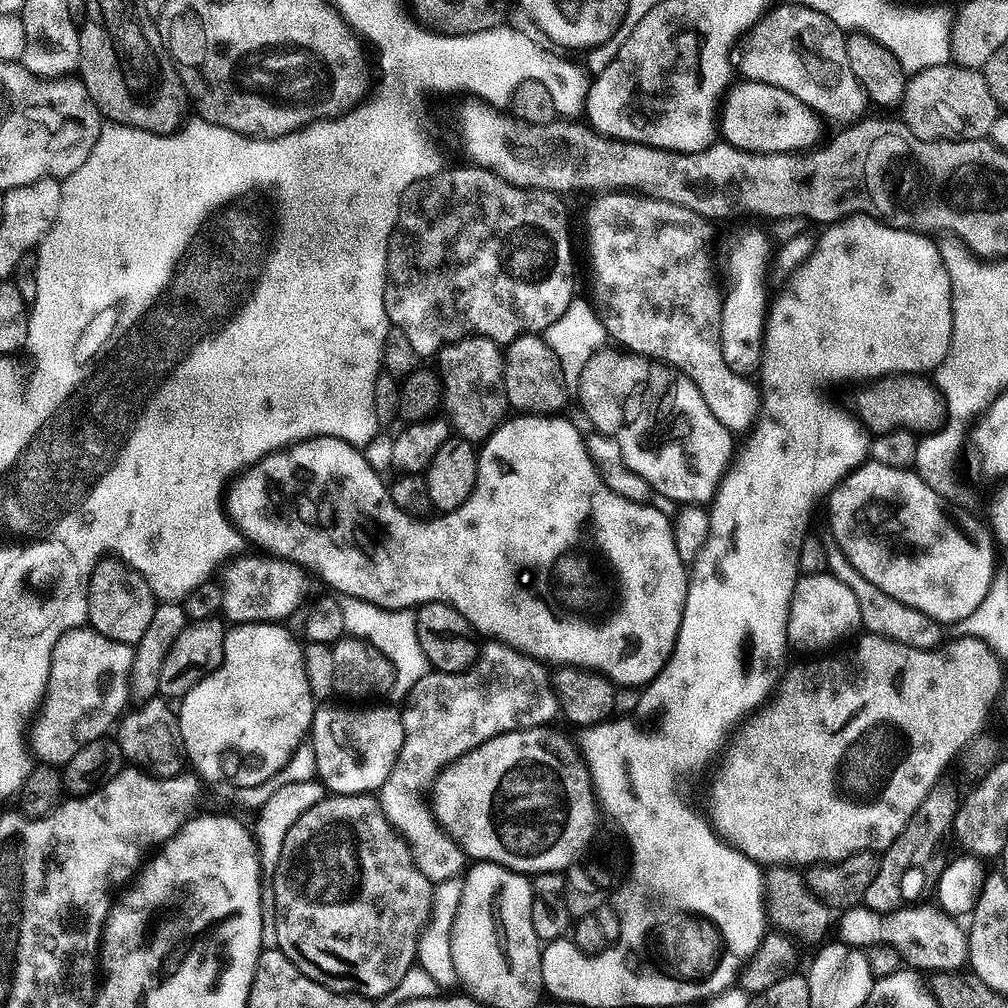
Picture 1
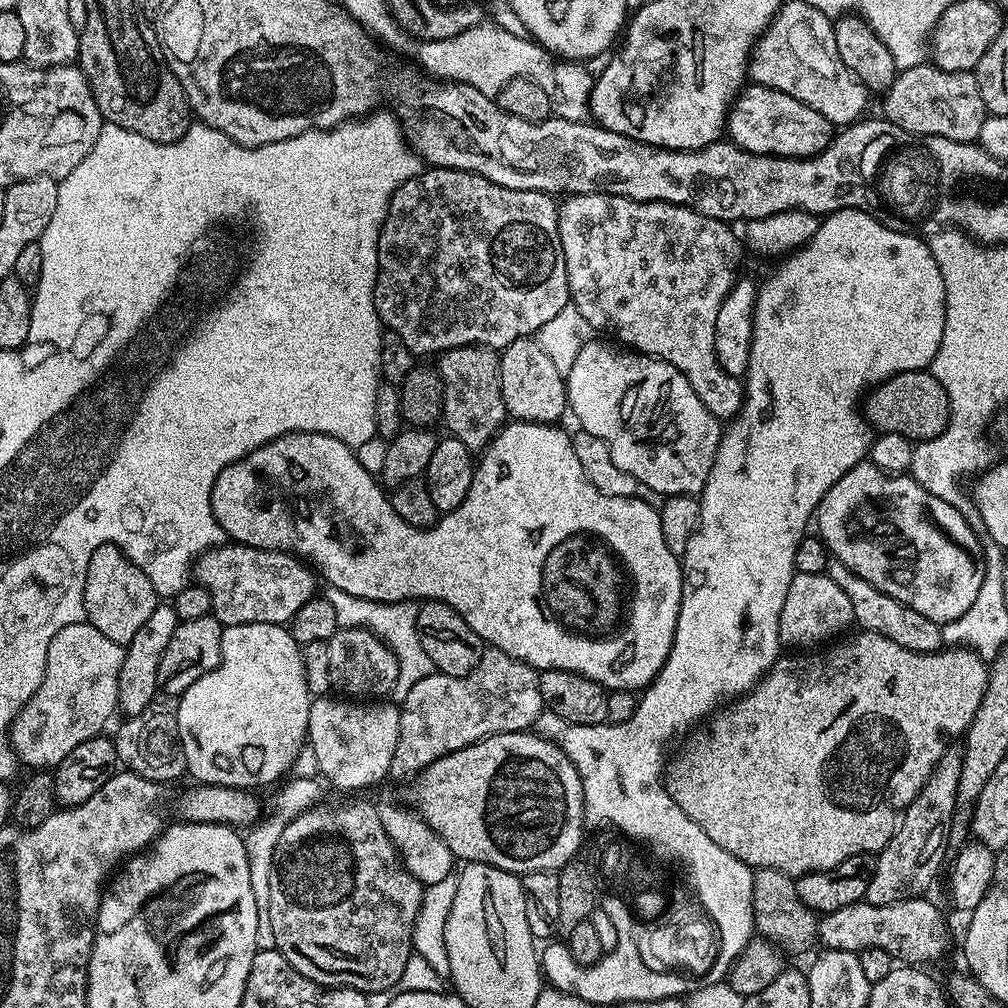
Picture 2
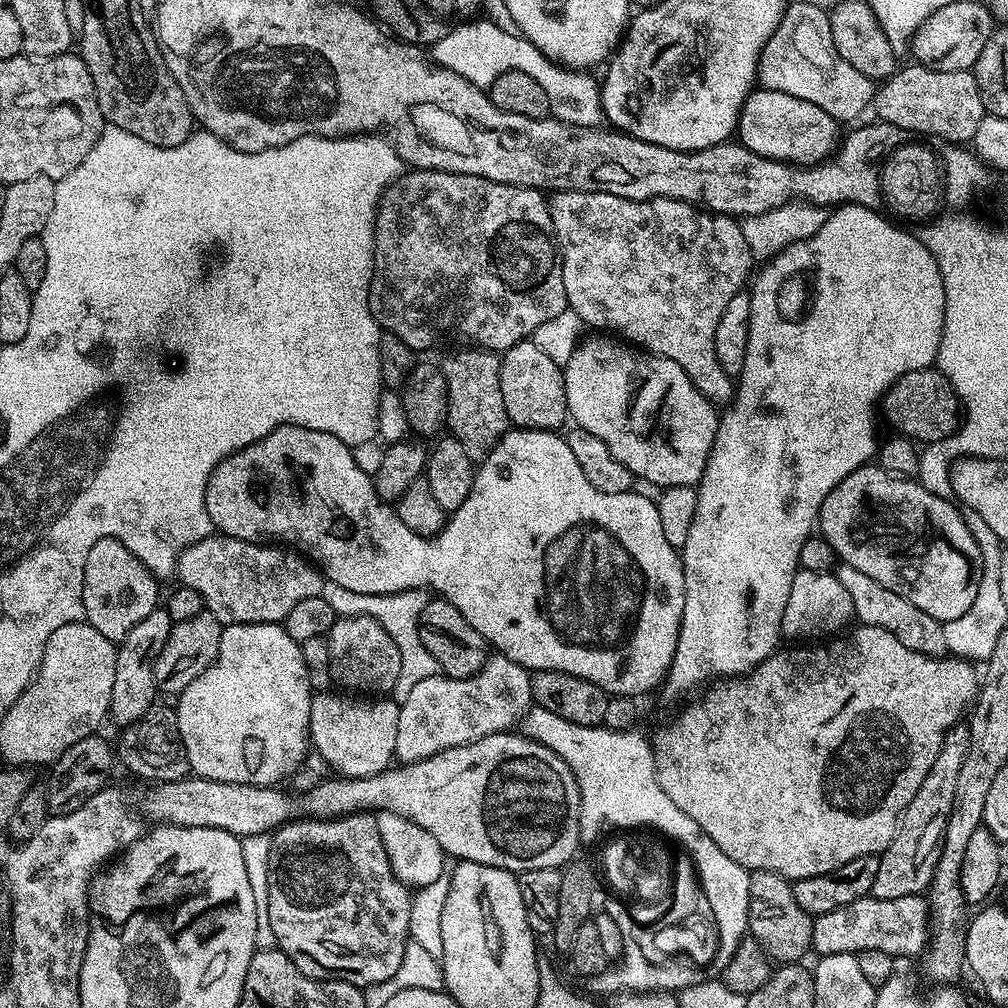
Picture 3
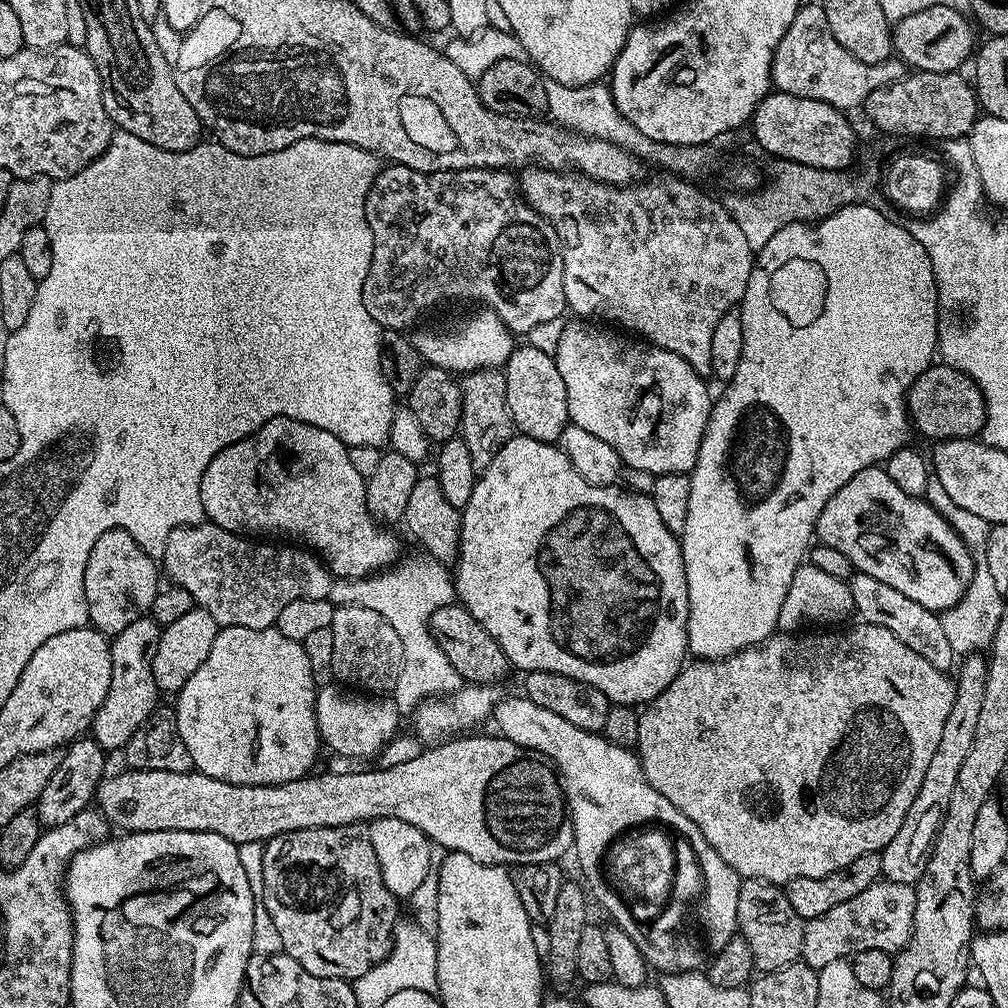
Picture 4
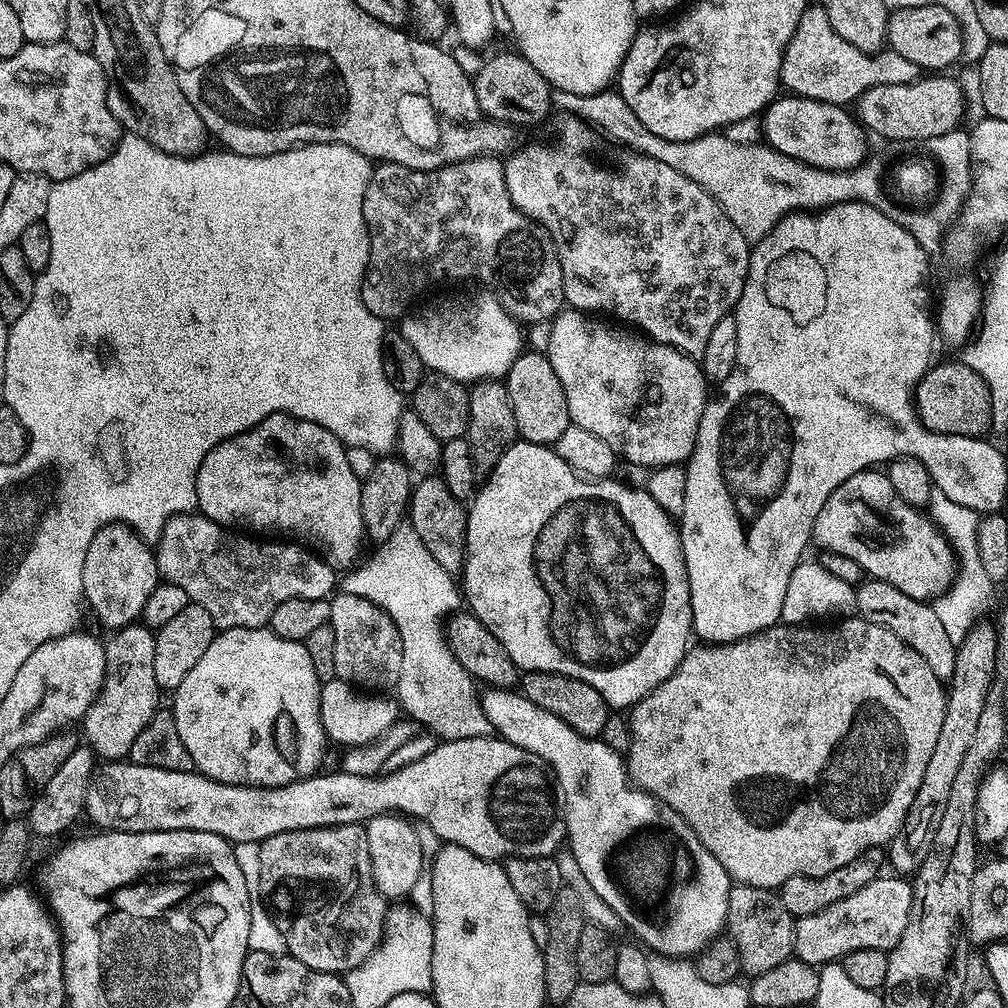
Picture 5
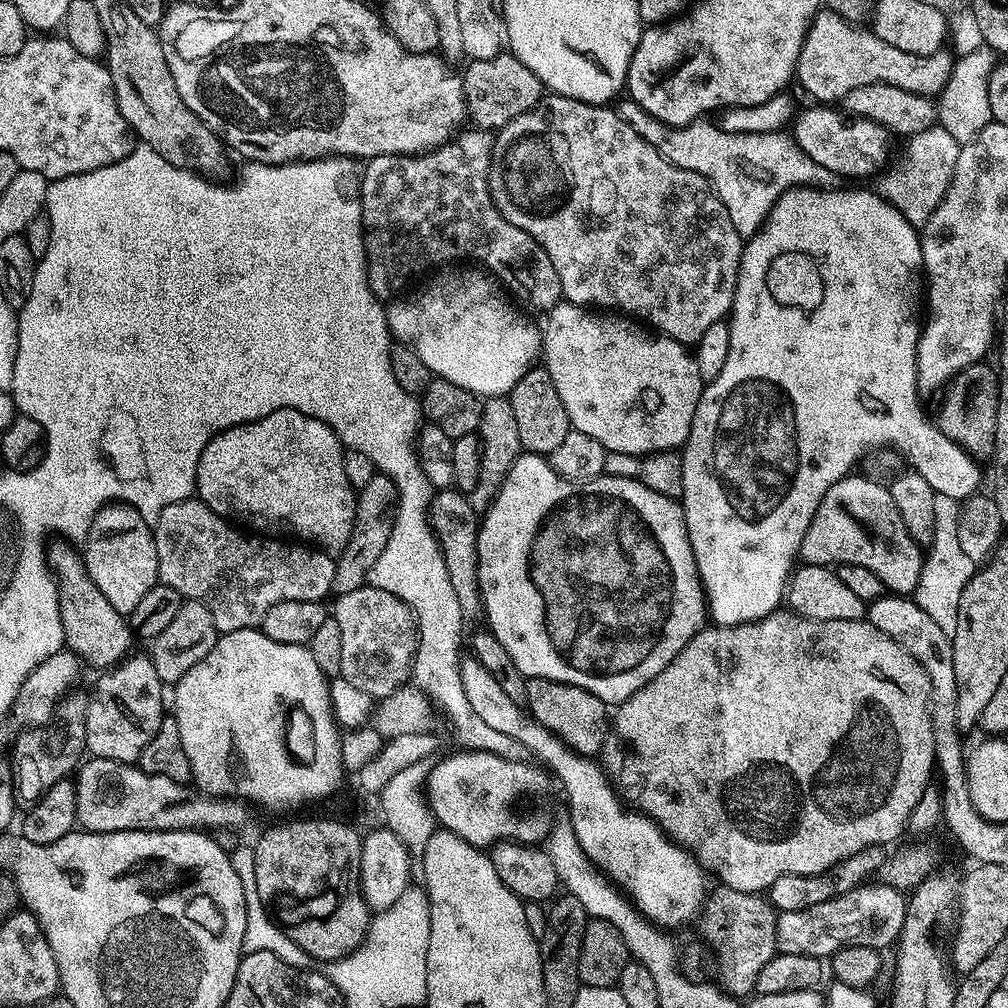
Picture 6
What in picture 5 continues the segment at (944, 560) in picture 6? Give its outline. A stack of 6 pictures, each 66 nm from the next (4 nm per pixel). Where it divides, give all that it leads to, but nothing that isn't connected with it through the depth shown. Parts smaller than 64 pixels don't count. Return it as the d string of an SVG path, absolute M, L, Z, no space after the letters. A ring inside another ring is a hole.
M944 506L937 516L934 516L934 523L937 529L942 530L943 539L947 540L952 548L958 567L954 572L954 579L948 585L948 591L935 597L934 607L938 618L942 621L943 628L950 638L950 642L959 645L966 638L966 634L977 621L976 611L988 600L994 588L994 581L986 574L982 562L978 562L976 525L975 519L968 520L970 510L966 506Z

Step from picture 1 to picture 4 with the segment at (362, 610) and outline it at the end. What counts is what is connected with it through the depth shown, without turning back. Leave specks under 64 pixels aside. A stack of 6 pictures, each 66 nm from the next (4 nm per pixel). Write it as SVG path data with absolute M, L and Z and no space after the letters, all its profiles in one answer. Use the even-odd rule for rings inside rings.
M431 558L423 559L401 559L399 562L371 576L365 576L362 580L341 579L339 582L333 583L330 597L332 603L337 606L357 604L358 606L366 606L370 610L378 610L378 614L382 614L382 618L386 618L386 622L390 622L390 626L394 626L398 638L402 638L402 650L404 651L402 674L398 674L394 699L397 705L403 706L405 709L408 707L409 710L415 709L421 702L427 702L433 698L448 698L462 687L462 677L458 674L458 670L454 670L454 666L450 666L450 658L446 658L446 654L432 637L430 627L434 610L453 603L454 580L445 565Z

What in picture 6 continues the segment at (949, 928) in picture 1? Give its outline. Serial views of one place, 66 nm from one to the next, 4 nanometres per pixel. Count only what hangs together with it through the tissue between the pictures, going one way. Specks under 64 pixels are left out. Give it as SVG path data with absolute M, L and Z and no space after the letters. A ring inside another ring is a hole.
M869 882L860 888L850 890L850 894L842 894L838 898L830 898L830 902L818 902L818 906L810 906L810 910L790 910L779 913L776 917L776 951L786 954L806 954L817 958L831 958L835 952L846 946L870 946L887 949L900 939L906 896L901 889L891 888L883 882Z

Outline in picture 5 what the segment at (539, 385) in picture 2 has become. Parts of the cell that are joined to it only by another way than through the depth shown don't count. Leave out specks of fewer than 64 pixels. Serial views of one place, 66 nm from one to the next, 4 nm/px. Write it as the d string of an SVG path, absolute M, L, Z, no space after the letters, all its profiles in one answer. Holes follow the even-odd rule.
M535 350L521 351L520 357L510 366L506 383L510 406L514 406L514 422L519 439L532 444L555 445L570 421L562 382L558 382L558 374L554 374L554 366L550 366L547 355Z

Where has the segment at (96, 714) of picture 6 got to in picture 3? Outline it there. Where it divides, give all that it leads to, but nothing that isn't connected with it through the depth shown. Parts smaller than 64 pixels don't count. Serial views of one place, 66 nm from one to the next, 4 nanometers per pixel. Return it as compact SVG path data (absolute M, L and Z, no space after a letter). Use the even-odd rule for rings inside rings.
M158 606L126 638L119 641L114 662L114 690L110 690L110 706L108 715L111 723L127 726L138 722L146 710L150 710L158 696L158 689L154 682L152 662L162 654L162 646L166 646L166 638L170 638L173 620L170 618L167 607Z

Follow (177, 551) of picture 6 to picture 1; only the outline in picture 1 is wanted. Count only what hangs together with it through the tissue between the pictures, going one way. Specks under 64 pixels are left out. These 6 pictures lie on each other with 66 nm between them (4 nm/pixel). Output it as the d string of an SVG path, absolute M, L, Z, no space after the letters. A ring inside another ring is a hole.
M267 554L255 555L235 559L223 569L222 616L233 625L283 621L283 616L299 602L308 588L309 577L298 565Z

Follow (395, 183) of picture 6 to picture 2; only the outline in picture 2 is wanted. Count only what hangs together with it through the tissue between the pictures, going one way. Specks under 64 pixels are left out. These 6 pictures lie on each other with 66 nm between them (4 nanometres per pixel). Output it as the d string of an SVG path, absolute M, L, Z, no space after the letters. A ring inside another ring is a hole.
M429 167L427 170L421 170L418 175L411 176L406 183L398 186L398 190L393 194L392 200L388 203L388 216L384 219L384 225L380 228L380 270L376 273L376 312L380 315L381 325L383 325L387 331L398 334L398 338L402 338L402 342L406 342L406 346L410 346L410 350L418 358L424 358L424 356L430 355L431 352L440 354L450 348L461 348L463 344L483 344L485 348L503 350L506 346L510 346L510 342L535 337L539 328L546 326L546 322L550 322L550 318L554 318L562 309L569 307L570 304L568 275L566 274L566 258L564 257L562 242L560 241L560 230L558 228L559 221L560 209L557 201L553 199L549 193L535 192L534 190L510 190L506 186L498 186L494 182L490 182L484 176L478 175L477 172L463 172L457 168Z

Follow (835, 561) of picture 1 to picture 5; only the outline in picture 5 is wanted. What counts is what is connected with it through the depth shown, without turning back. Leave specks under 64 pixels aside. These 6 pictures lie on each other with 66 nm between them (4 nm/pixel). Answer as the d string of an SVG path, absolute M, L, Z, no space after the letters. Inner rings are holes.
M868 578L856 588L856 612L859 619L886 626L886 630L898 634L898 638L902 638L902 642L906 642L910 650L918 650L918 654L926 658L926 666L930 666L930 670L934 670L934 674L942 682L951 680L958 645L950 642L931 603L915 600L910 598L910 594L902 594L902 590L894 590L894 586L886 582Z

